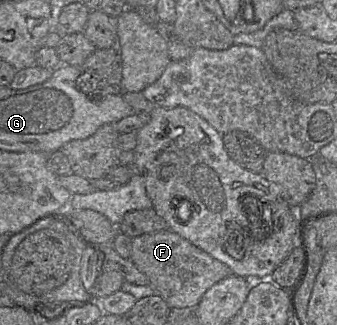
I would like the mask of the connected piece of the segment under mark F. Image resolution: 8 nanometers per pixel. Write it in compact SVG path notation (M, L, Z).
M171 230L145 233L132 238L131 261L144 273L150 286L170 308L194 308L204 293L231 274L230 268Z

